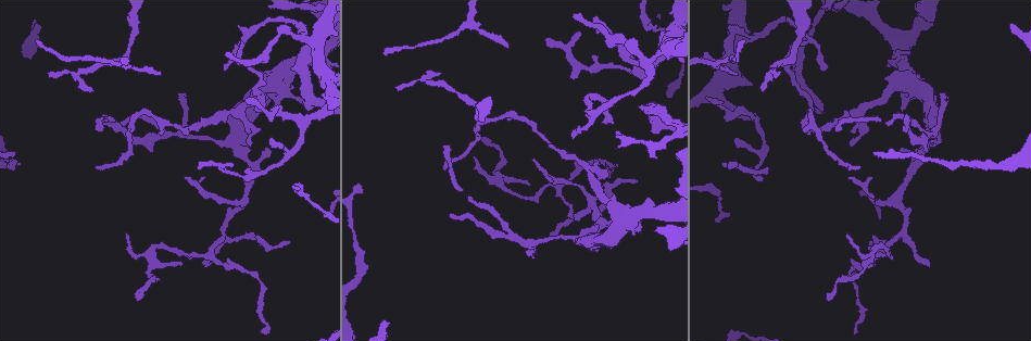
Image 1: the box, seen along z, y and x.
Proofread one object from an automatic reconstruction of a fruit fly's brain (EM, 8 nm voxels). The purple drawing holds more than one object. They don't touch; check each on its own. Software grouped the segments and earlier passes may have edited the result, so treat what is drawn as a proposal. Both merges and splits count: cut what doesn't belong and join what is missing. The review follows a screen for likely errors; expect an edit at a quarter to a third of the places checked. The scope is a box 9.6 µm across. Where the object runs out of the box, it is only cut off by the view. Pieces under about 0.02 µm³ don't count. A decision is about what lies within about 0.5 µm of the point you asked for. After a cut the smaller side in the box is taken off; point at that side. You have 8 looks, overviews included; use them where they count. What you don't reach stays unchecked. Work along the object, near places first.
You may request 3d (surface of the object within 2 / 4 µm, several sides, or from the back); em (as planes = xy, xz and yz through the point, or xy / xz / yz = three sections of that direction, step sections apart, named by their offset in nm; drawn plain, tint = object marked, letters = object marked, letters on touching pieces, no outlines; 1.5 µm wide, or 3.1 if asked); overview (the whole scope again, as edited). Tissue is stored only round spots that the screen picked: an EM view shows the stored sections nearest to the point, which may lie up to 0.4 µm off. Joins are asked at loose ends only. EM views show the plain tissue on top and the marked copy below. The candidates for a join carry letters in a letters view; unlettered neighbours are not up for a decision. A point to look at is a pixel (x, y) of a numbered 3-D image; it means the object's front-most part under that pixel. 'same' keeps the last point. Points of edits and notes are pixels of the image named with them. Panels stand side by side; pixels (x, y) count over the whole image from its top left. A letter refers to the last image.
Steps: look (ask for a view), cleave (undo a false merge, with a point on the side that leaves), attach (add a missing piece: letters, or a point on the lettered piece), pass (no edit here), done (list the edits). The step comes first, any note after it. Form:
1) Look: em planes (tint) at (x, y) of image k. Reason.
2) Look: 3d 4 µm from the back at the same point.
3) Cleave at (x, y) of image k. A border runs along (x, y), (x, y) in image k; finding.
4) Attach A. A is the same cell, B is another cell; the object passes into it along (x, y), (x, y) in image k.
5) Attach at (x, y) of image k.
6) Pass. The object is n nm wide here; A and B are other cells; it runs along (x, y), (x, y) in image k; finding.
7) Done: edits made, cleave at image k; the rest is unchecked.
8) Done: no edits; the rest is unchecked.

Look: 3d 2 µm at (357, 184) of image 1.

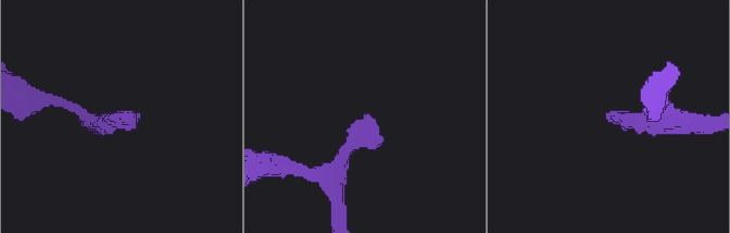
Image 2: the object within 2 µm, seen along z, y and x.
Look: em xz step 8 (tint) at (120, 118) of image 2.

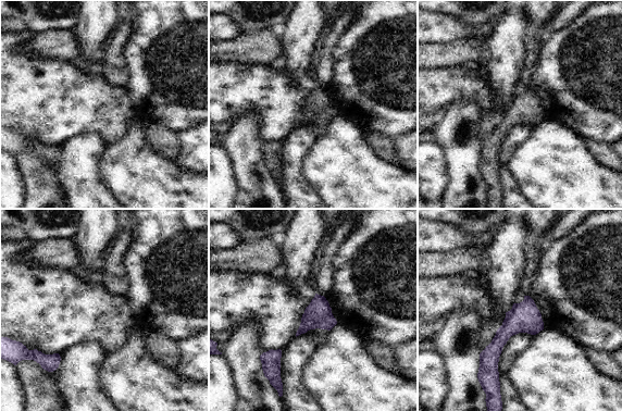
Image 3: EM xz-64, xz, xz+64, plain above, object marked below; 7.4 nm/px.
Look: em planes (letters) at the same point.

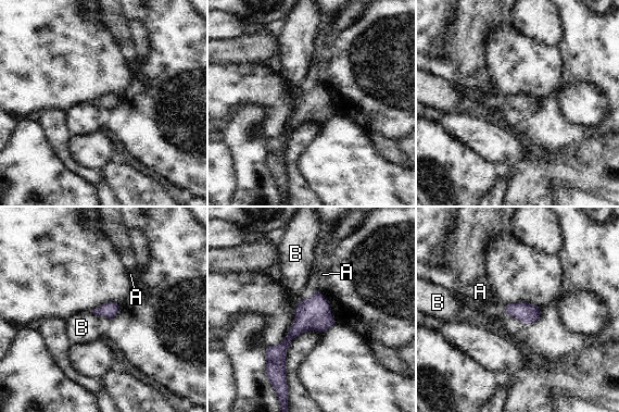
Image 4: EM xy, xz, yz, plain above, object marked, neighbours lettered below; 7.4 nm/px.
Pass. The object is 120 nm wide here; A and B are other cells; a border runs along (90, 311), (95, 315) in image 4; no lettered piece goes on from it.

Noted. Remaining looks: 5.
Look: em xz step 4 (letters) at (888, 122) of image 1. Tapers out.

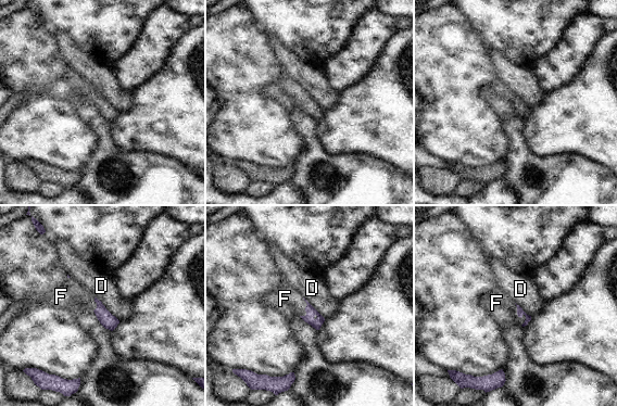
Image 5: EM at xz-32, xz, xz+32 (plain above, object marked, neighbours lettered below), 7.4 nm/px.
Look: em planes (letters) at the same point.

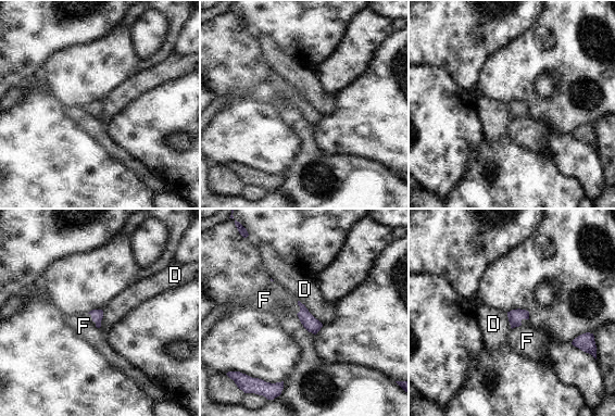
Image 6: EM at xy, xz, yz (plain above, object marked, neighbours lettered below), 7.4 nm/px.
Pass. The longest contact is with D, 220 nm; D and F are other cells; a border runs along (527, 318), (512, 329) in image 6; no lettered piece goes on from it.

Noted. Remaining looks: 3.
Look: em planes (tint) at (385, 49) of image 1. Tapers out.

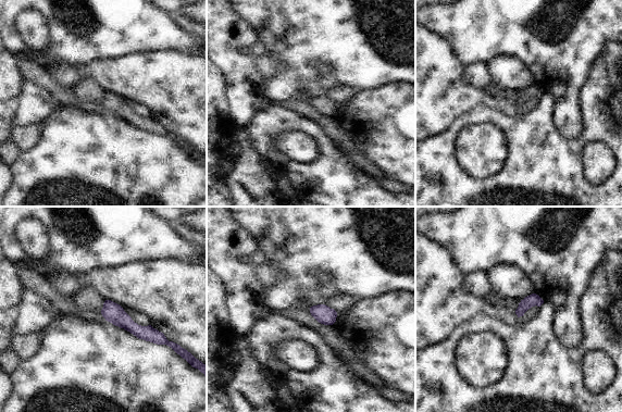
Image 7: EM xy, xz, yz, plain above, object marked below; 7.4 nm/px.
Look: em planes (letters) at the same point. See the neighbours.

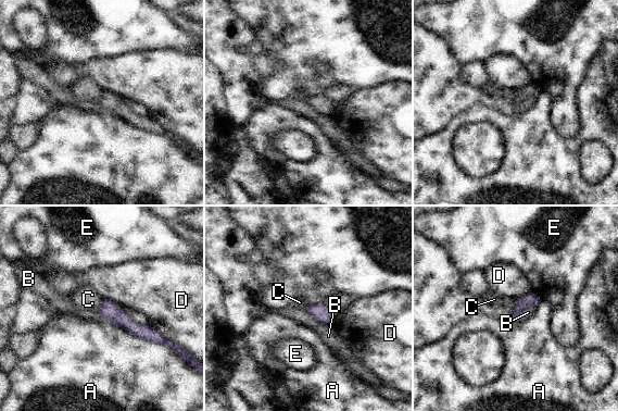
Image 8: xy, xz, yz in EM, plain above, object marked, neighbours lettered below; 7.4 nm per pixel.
Pass. The object is 90 nm wide here; A, B, C, D and E are other cells; it runs along (104, 302), (135, 329), (159, 338) in image 8; none of them fits.

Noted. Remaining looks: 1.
Done: no edits; the rest is unchecked.

